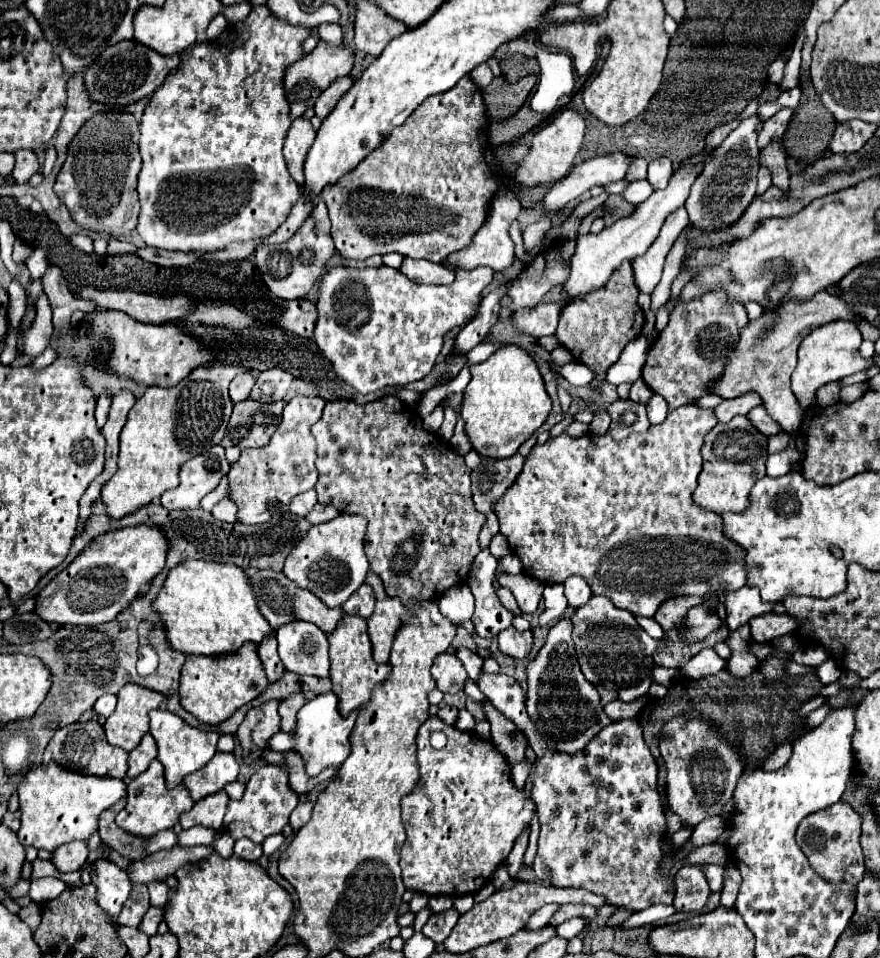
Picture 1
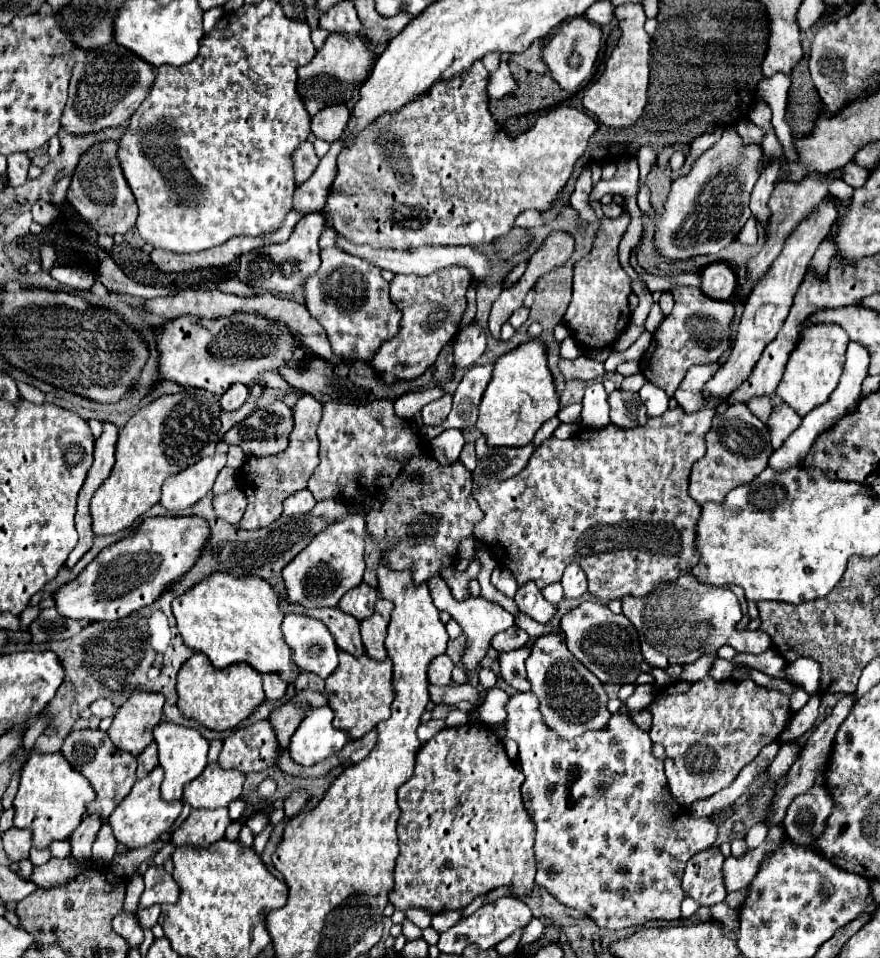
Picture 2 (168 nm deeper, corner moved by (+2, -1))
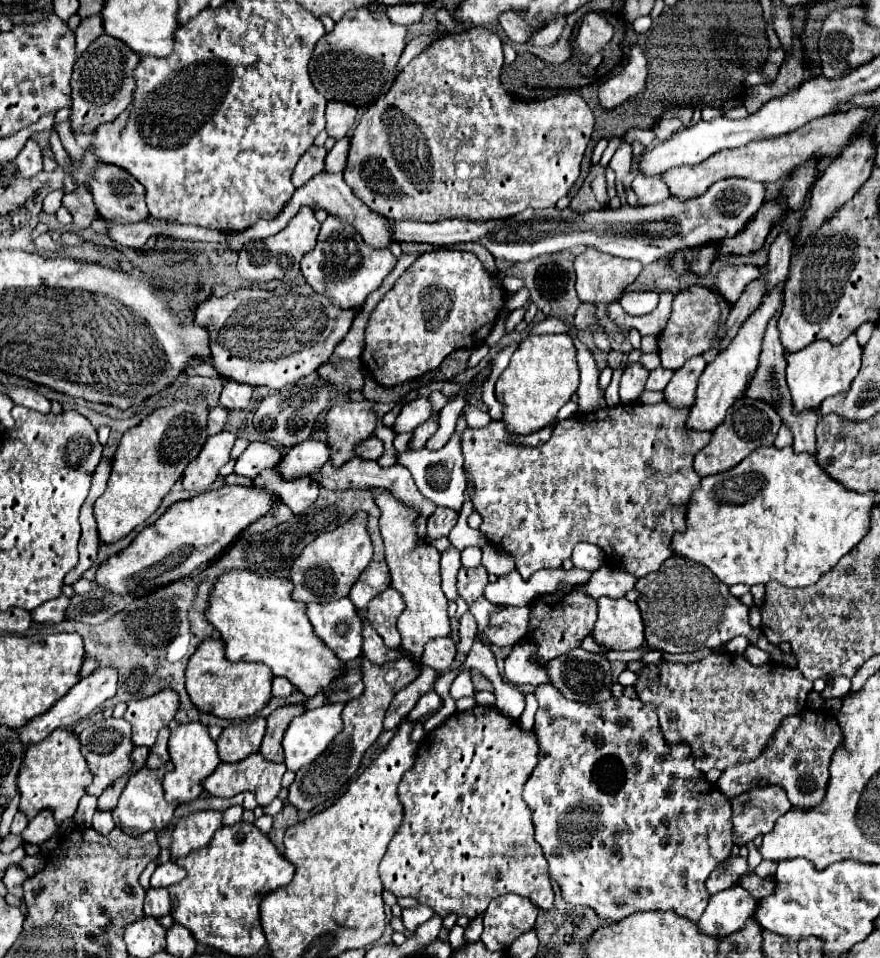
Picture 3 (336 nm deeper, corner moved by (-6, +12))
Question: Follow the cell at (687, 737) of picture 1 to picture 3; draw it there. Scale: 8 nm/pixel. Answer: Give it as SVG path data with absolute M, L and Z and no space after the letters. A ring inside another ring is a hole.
M719 653L707 655L701 661L683 665L683 663L669 663L661 661L659 665L647 665L645 671L637 673L639 681L635 685L637 695L643 703L651 703L657 709L661 731L667 743L687 743L691 747L695 769L707 773L711 769L727 771L729 767L741 765L745 761L753 761L763 753L773 739L775 731L781 727L783 719L799 713L807 707L807 693L813 689L813 683L799 673L799 669L769 661L765 665L751 665L741 655L733 653Z

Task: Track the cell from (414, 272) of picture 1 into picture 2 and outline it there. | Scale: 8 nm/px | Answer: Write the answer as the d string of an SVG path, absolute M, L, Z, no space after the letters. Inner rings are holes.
M451 266L451 270L439 270L429 276L395 274L391 280L391 300L395 300L399 310L403 310L399 334L383 342L383 346L379 346L379 354L371 358L373 370L383 374L381 380L385 384L415 380L425 374L429 366L433 366L443 346L449 344L459 332L459 322L467 306L465 292L469 284L471 274L467 274L467 270L459 270L459 266Z

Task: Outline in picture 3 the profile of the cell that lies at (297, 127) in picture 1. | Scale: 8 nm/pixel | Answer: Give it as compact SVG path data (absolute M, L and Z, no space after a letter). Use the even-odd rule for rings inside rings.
M313 145L309 151L305 151L293 171L293 185L299 187L299 185L307 183L311 177L315 177L317 173L321 173L325 155L327 155L327 149L317 147L317 145Z

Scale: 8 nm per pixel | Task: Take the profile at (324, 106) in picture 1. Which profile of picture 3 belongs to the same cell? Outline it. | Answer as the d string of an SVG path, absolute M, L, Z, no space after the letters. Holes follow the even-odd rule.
M329 101L327 111L325 111L325 117L327 117L327 127L325 129L327 129L327 133L333 139L345 137L355 123L355 115L357 115L355 105L349 105L349 103L343 103L343 101Z

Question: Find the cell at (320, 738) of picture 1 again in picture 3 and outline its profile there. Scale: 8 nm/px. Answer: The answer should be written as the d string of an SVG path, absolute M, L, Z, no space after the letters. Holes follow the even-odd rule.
M325 703L323 707L305 711L303 715L299 715L291 721L291 725L289 725L289 729L285 731L285 737L283 737L285 765L287 765L289 771L295 773L301 767L313 763L329 747L329 743L343 731L341 709L343 709L343 703Z

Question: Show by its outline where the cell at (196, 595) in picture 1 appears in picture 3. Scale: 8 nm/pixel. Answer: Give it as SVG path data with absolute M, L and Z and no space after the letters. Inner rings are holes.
M231 569L219 575L219 579L215 581L207 599L205 619L221 633L221 639L225 641L225 655L229 661L265 663L273 671L273 675L287 677L301 693L305 693L307 697L313 697L317 691L327 693L329 681L341 675L345 665L335 657L335 653L331 653L331 649L327 649L313 635L311 623L307 621L307 615L305 615L305 605L299 601L293 601L291 591L293 591L291 579L277 579L277 577L269 579L269 577L259 577L255 573L249 573L245 569Z

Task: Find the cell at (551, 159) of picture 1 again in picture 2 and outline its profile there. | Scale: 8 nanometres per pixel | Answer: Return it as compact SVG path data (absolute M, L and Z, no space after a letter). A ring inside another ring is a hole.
M479 60L467 74L459 74L451 82L435 82L419 102L407 102L395 114L381 114L347 150L341 150L337 178L327 198L335 230L355 244L377 248L411 250L431 244L483 246L497 236L509 234L521 212L531 208L539 212L549 210L567 184L575 162L585 152L597 124L573 106L557 106L543 112L527 132L515 138L507 136L489 112L487 84L489 72Z

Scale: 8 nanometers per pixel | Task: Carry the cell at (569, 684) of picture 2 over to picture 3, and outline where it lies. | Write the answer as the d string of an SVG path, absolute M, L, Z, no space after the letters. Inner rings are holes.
M579 647L571 649L569 653L565 653L563 657L551 659L547 661L547 665L543 667L551 679L551 685L563 693L563 697L583 703L583 705L593 705L593 703L603 703L611 697L611 687L613 687L613 677L611 677L611 665L607 661L607 657L603 653L593 655L587 653Z

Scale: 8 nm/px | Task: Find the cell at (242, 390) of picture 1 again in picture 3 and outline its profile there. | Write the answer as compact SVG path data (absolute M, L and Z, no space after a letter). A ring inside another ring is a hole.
M227 379L223 383L223 391L221 391L221 397L219 397L219 403L221 407L233 411L233 409L245 409L251 401L251 395L253 395L253 387L249 385L241 385L241 383L235 383L231 379Z

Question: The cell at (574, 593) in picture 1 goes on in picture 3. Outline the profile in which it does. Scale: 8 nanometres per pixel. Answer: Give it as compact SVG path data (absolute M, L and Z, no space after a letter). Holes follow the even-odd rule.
M577 543L575 549L573 549L573 555L571 555L571 561L573 561L575 569L597 571L605 563L605 557L603 557L603 551L597 545Z

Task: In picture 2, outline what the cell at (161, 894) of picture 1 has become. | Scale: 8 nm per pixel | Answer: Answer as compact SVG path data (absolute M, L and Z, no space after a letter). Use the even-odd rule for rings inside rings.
M149 866L143 874L145 890L141 894L141 908L149 908L153 904L175 904L179 898L179 886L173 876L165 872L163 866Z

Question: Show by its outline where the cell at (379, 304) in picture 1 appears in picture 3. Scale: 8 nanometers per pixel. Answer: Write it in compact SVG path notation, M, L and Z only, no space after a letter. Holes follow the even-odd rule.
M331 217L321 225L321 233L317 237L317 245L311 253L301 259L301 273L305 281L321 295L325 295L333 305L341 309L357 309L365 303L365 299L377 291L385 277L393 271L397 257L389 249L367 249L359 233L349 229L349 225L341 225L337 217Z

